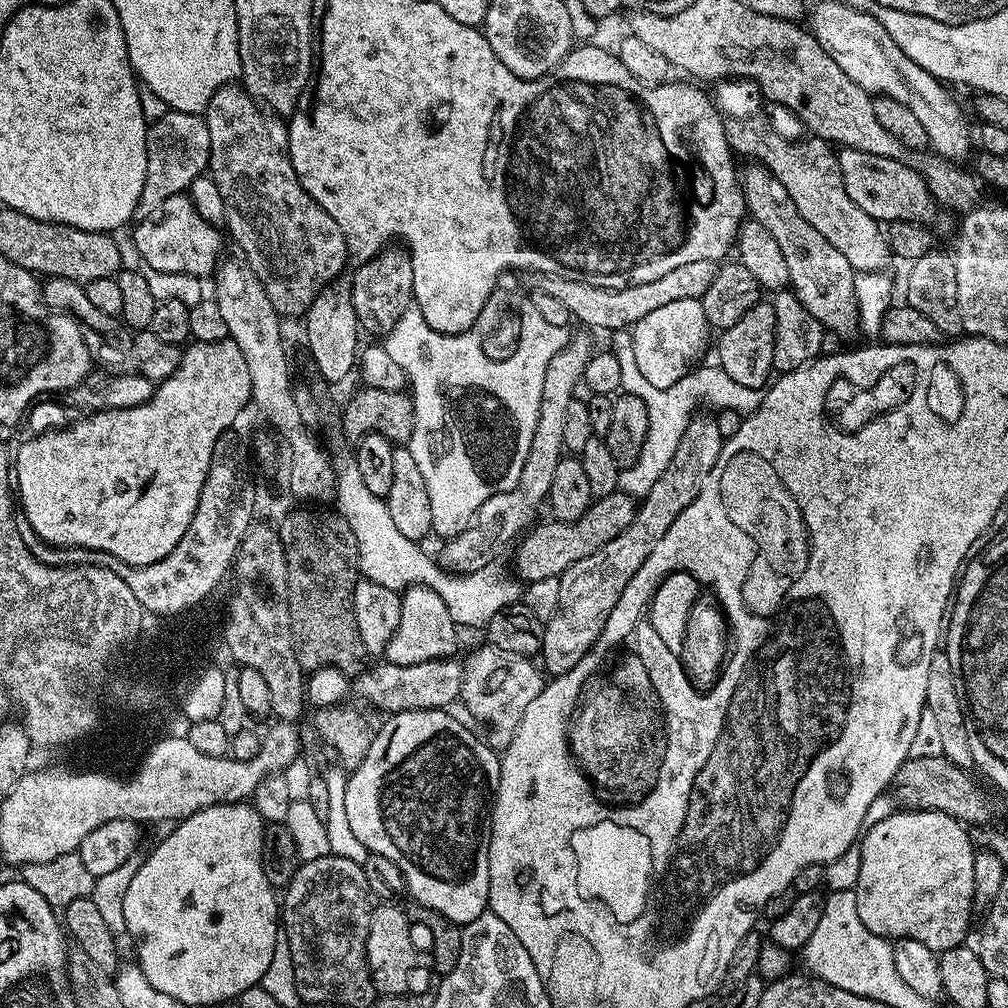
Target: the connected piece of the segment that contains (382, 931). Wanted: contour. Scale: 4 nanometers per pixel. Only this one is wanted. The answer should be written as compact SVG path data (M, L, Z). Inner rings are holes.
M381 903L370 922L369 937L366 938L366 954L369 960L369 972L373 984L380 994L410 994L429 991L433 969L427 951L419 952L412 941L412 928L408 925L408 916L392 904Z

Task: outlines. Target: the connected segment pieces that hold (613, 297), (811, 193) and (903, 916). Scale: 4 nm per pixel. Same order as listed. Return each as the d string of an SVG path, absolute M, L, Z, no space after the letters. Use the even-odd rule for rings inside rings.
M714 260L686 262L686 266L678 266L674 270L669 270L666 274L662 274L662 278L654 278L654 282L628 284L624 288L603 288L557 276L537 275L535 287L539 291L551 294L553 298L560 298L576 324L578 322L585 324L588 328L601 328L605 334L611 334L620 329L631 329L633 324L642 322L646 314L670 302L682 302L682 298L699 300L706 294L706 290L710 290L710 282L714 282L717 267L717 261Z
M743 78L721 80L715 88L714 99L720 115L725 121L732 123L733 120L737 130L744 132L744 137L735 141L735 151L739 155L741 152L744 156L753 156L756 159L753 161L767 168L774 178L778 178L778 182L782 182L782 186L786 186L786 194L790 194L794 206L798 206L798 214L802 214L802 218L806 218L806 222L810 222L810 226L814 226L814 230L818 230L818 234L822 234L830 246L837 248L846 257L852 269L857 273L884 272L888 260L893 259L885 229L881 221L870 218L870 214L861 210L851 201L850 194L846 194L837 153L828 141L807 138L801 144L795 144L779 136L764 117L761 97L754 91L753 85Z
M896 810L890 818L882 818L875 826L870 826L859 837L860 846L860 869L858 870L858 882L855 886L856 901L858 902L858 918L862 918L862 926L874 934L891 938L893 941L913 940L922 942L922 946L930 946L930 950L937 954L946 950L954 950L965 943L968 936L968 922L974 913L973 896L974 886L974 860L977 853L972 848L972 840L968 837L969 829L960 821L950 818L941 812L909 812L907 810Z

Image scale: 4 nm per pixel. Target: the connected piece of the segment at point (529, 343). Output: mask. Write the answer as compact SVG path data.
M504 286L497 287L496 291L490 294L490 298L482 306L482 314L478 314L474 326L470 326L470 330L466 330L462 334L447 336L436 332L424 321L419 308L413 306L406 310L406 314L402 314L402 318L398 318L398 322L394 322L394 330L390 330L383 337L382 345L386 354L390 354L390 357L398 362L410 385L410 395L414 406L414 434L408 440L406 447L410 450L410 454L414 454L414 462L418 462L418 470L422 474L422 479L426 481L426 494L430 494L432 532L435 535L440 535L440 538L458 535L475 520L477 510L482 506L482 502L486 502L486 498L490 498L490 494L498 494L516 487L526 458L530 454L530 442L534 442L534 428L538 426L544 371L550 366L550 360L554 358L554 354L558 354L569 339L570 332L567 327L550 326L550 322L546 322L546 318L542 318L542 314L538 314L531 298L527 295L524 297L520 292L507 292Z

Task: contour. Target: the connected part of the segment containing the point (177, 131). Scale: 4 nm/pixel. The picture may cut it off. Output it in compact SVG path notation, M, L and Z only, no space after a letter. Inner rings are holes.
M168 110L164 116L151 121L146 138L146 182L142 186L142 198L138 198L136 216L146 217L158 210L166 198L187 193L188 187L208 172L209 158L210 130L203 115Z

